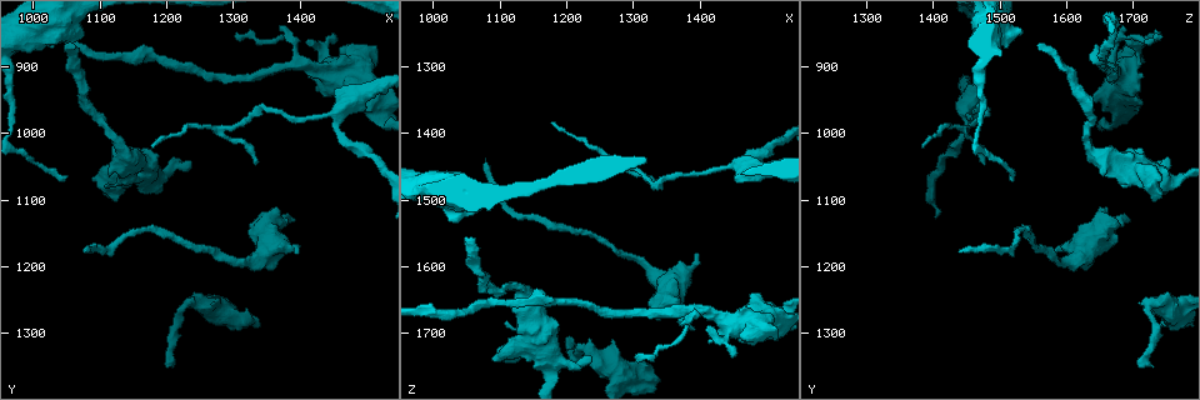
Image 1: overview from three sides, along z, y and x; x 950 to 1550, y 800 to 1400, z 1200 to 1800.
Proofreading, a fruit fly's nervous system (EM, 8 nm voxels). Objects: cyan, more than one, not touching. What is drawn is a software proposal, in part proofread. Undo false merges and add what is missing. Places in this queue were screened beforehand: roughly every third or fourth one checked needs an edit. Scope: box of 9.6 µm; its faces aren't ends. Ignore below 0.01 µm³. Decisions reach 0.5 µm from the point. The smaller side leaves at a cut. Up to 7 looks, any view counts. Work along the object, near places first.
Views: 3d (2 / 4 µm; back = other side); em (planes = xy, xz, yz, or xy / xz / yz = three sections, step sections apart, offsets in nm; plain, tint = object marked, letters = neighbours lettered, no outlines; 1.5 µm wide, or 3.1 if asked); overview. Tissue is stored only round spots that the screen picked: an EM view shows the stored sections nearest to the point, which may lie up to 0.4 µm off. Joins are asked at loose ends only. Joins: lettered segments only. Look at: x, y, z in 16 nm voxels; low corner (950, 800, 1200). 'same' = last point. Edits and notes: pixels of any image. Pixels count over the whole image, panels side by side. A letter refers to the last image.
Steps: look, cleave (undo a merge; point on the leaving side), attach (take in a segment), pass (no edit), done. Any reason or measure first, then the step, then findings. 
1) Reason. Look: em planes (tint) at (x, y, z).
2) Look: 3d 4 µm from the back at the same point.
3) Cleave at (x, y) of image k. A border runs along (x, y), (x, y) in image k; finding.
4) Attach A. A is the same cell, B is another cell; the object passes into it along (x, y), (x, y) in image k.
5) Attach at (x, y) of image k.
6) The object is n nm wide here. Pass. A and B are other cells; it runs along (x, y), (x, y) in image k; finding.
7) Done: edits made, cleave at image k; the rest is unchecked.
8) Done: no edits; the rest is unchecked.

End of a long branch. Look: em yz step 8 (tint) at (1050, 1070, 1515).

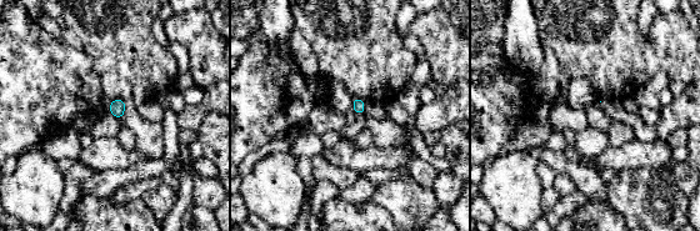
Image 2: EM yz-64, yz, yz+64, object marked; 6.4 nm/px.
Look: em yz step 8 (letters) at the same point.

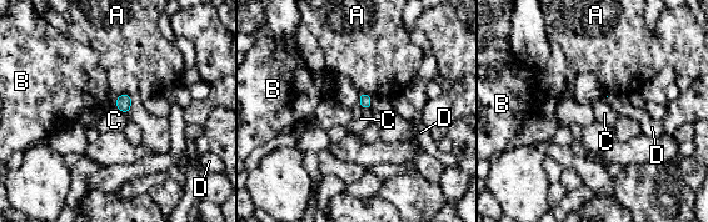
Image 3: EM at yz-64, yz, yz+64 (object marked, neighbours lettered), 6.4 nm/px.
Pass. A, B, C and D are other cells; a border runs along (114, 106), (126, 115) in image 3; none of them fits.

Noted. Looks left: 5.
Thin end. Look: 3d 4 µm at (1175, 1020, 1385).

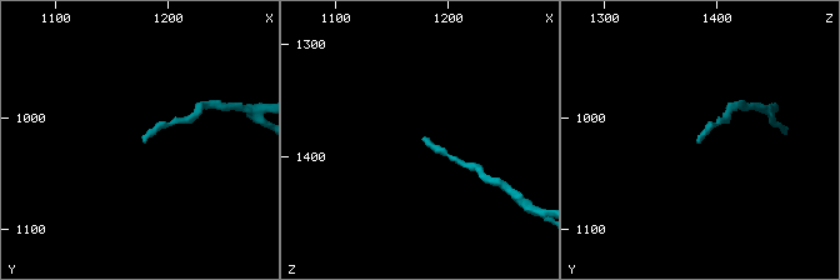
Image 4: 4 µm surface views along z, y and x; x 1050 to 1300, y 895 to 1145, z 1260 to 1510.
Look: em planes (letters) at (1180, 1022, 1382).

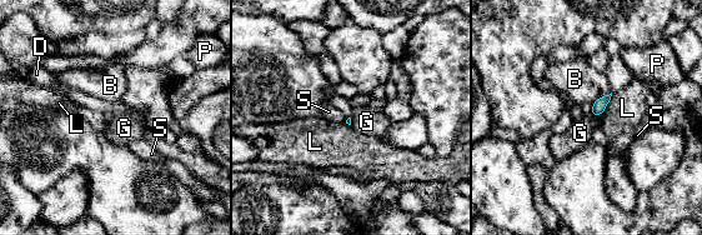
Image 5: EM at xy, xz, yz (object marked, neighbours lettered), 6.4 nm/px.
Pass. B, D, G, L, P and S are other cells; a border runs along (601, 114), (592, 116) in image 5; none of them fits.

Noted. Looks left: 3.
Stops while still wide. Look: 3d 4 µm at (1270, 1255, 1710).

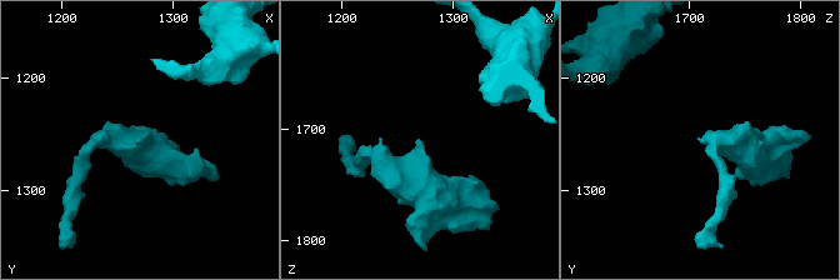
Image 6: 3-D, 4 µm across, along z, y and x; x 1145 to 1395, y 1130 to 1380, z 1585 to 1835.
Shape alone is not enough. Look: em planes (letters) at (1268, 1254, 1712).

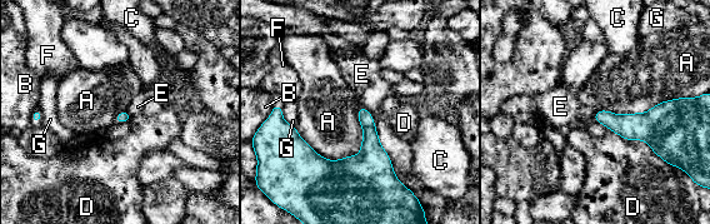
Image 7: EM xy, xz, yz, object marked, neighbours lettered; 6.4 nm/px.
Pass. A, B, C, D, E, F and G are other cells; none of them fits.

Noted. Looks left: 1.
Done: no edits; the rest is unchecked.

